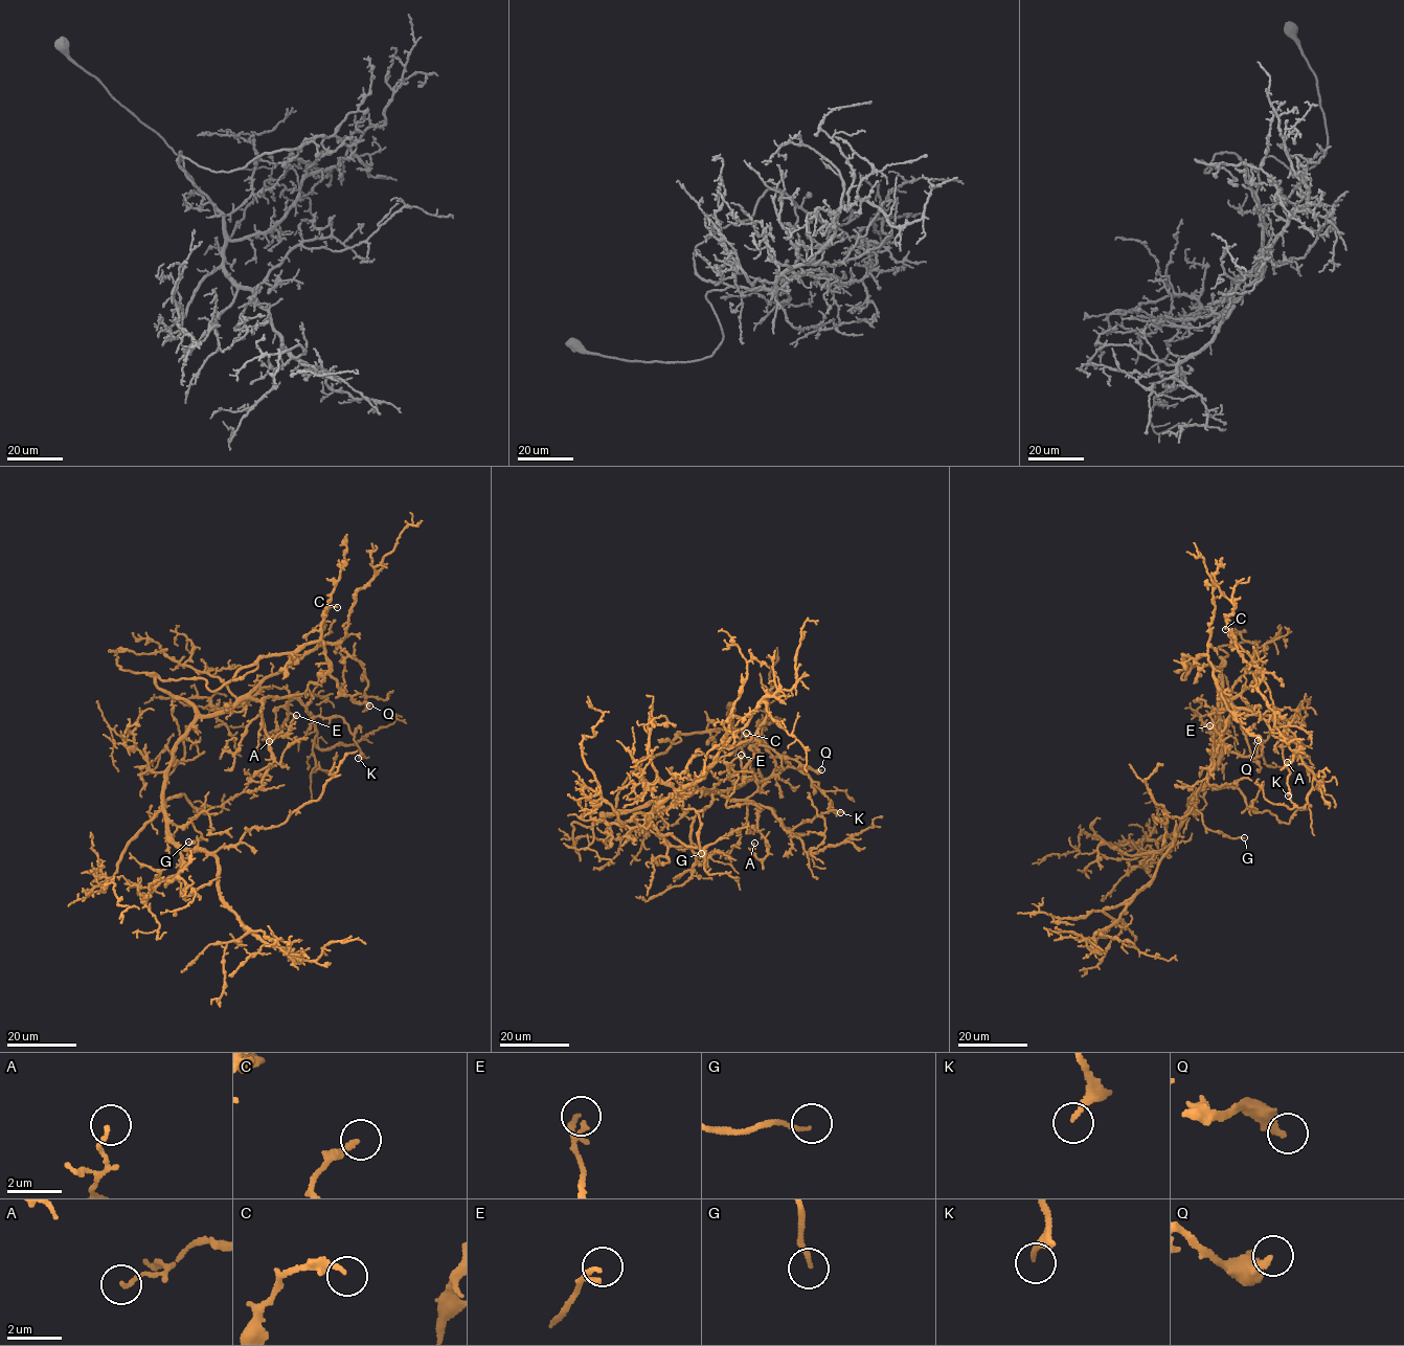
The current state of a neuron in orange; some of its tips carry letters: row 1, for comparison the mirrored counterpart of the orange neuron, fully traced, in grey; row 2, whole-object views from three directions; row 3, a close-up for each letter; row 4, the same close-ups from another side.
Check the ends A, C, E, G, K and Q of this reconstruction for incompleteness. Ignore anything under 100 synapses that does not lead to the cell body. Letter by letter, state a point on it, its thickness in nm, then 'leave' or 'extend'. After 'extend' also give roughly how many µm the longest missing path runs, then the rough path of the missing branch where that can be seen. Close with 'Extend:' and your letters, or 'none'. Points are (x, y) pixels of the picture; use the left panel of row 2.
A: (269, 741) | 140 nm | leave
C: (337, 607) | 190 nm | leave
E: (296, 715) | 130 nm | leave
G: (188, 842) | 150 nm | leave
K: (358, 758) | 170 nm | leave
Q: (369, 705) | 360 nm | leave
Extend: none

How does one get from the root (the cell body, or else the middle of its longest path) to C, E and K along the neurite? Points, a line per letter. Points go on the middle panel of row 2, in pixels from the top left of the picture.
C: (649, 815), (657, 801), (700, 790), (709, 792), (728, 790), (749, 781), (753, 776), (739, 743), (746, 733)
E: (649, 815), (657, 801), (710, 790), (726, 779), (741, 784), (741, 755)
K: (649, 815), (657, 801), (704, 789), (767, 806), (786, 830), (820, 813), (840, 812)

